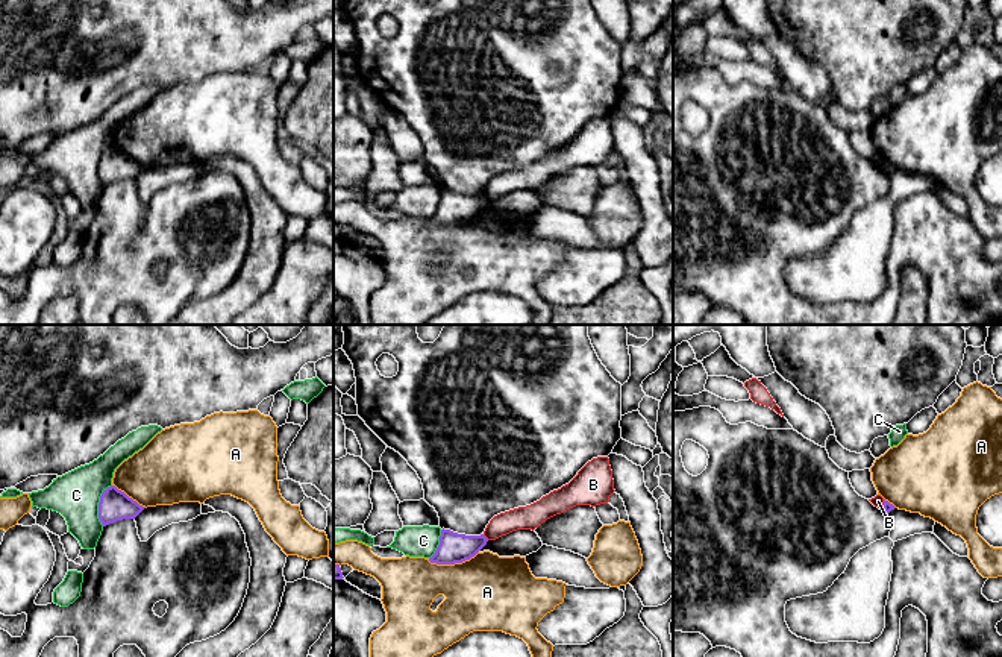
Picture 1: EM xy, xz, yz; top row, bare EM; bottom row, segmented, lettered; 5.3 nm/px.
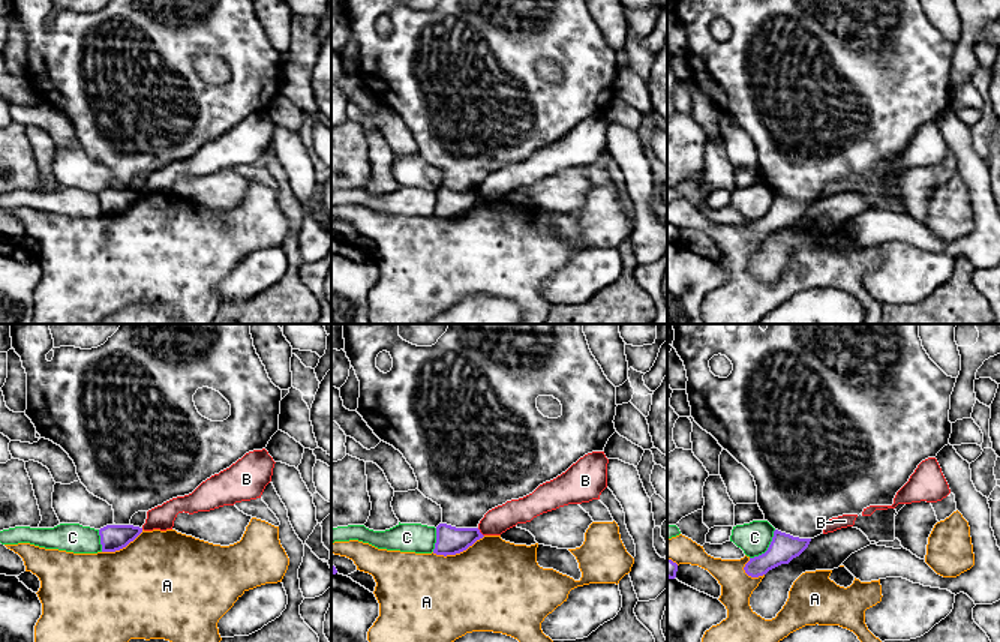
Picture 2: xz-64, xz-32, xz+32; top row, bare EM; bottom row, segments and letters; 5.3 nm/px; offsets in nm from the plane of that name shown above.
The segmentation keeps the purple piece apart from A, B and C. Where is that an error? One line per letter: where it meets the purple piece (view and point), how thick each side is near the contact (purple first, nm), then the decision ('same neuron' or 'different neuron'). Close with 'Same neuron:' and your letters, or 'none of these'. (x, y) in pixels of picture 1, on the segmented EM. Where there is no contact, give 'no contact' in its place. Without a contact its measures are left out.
A: xz (452, 563) | 160/400 nm | different neuron
B: xz (484, 536) | 160/130 nm | different neuron
C: xy (99, 506) | 160/260 nm | different neuron
Same neuron: none of these

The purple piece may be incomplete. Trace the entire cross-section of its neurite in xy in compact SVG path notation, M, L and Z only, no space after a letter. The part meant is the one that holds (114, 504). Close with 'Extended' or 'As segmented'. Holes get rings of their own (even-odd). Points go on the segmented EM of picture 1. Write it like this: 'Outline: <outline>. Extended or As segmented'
Outline: M115 486L103 490L99 502L99 519L103 527L123 519L135 519L146 507L129 498Z. As segmented

